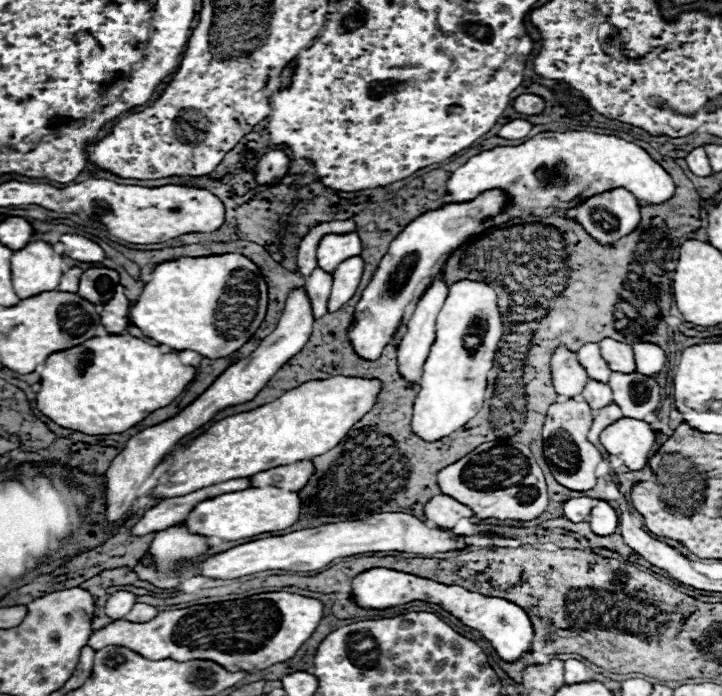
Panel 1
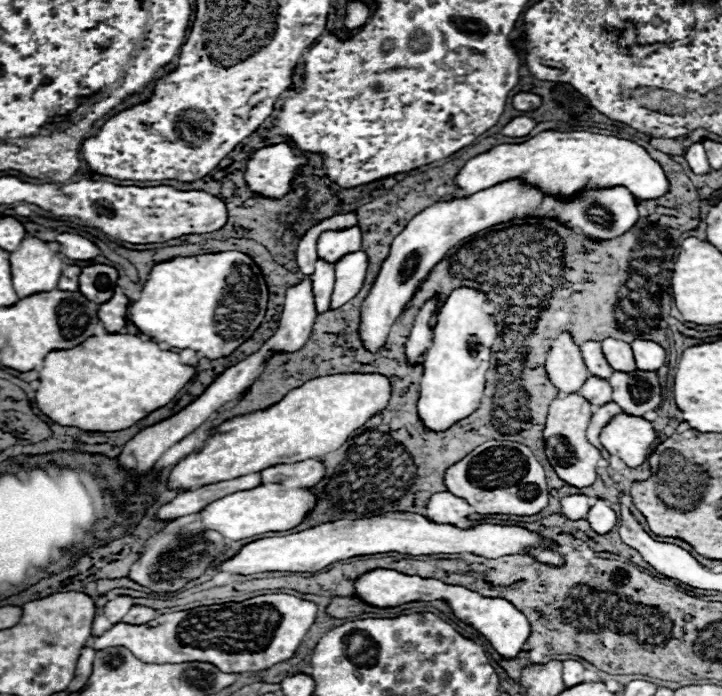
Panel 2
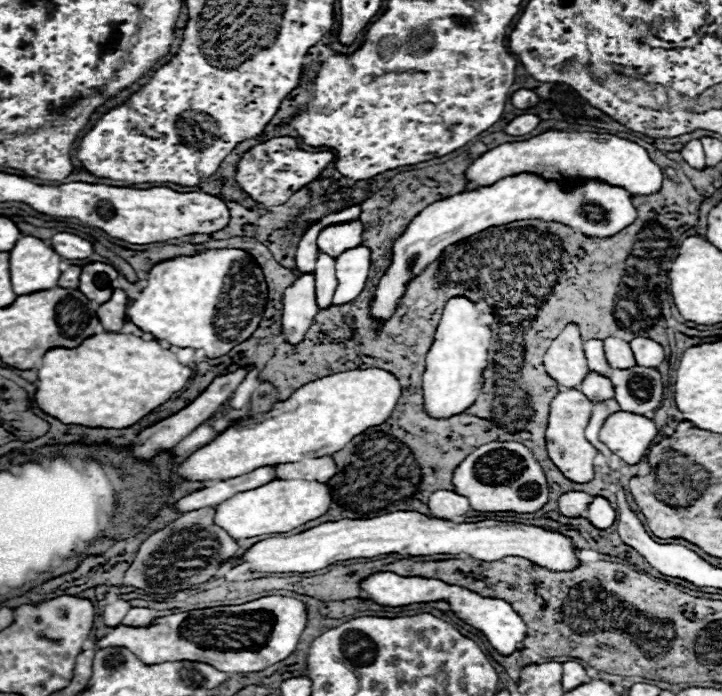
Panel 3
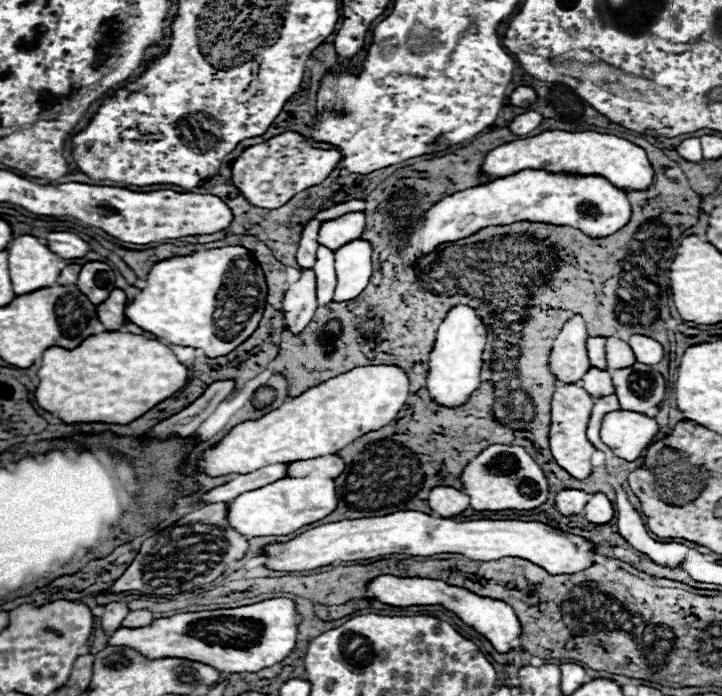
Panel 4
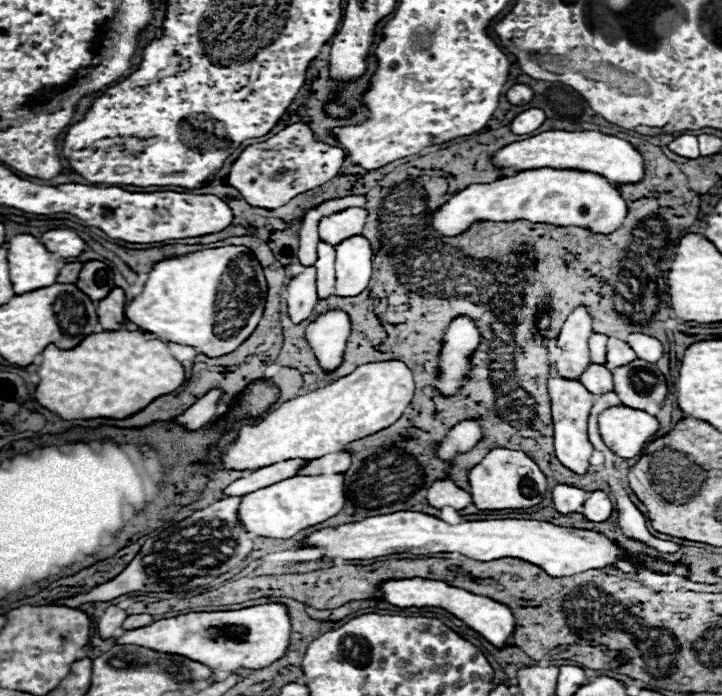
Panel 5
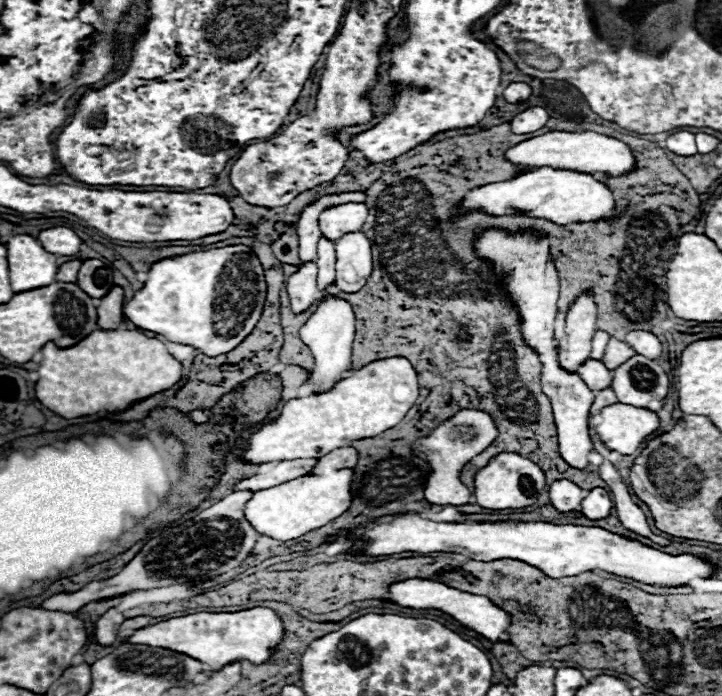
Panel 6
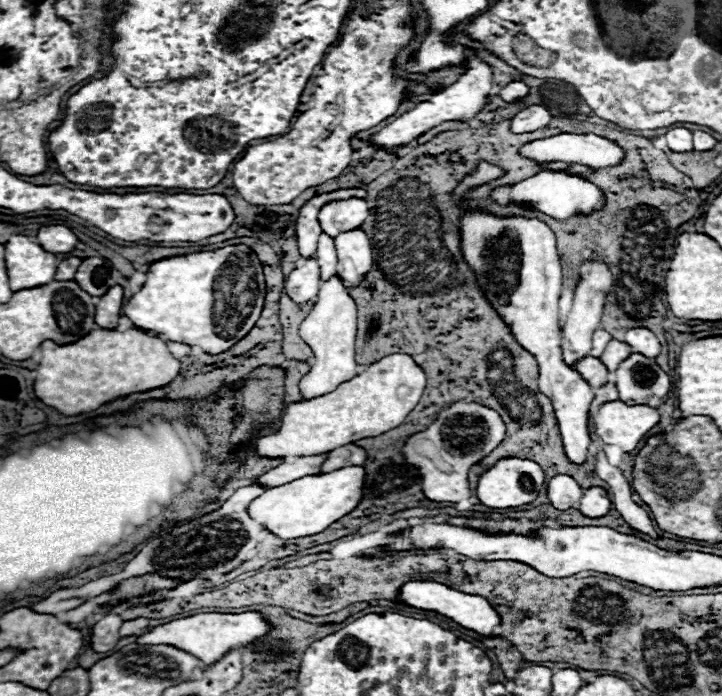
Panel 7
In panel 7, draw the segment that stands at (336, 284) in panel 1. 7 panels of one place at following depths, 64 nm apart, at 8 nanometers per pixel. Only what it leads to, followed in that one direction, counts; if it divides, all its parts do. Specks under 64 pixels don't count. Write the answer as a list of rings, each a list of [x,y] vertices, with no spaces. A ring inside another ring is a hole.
[[[348,230],[336,236],[336,252],[338,252],[338,272],[344,288],[356,288],[360,280],[372,270],[372,246],[364,230]]]

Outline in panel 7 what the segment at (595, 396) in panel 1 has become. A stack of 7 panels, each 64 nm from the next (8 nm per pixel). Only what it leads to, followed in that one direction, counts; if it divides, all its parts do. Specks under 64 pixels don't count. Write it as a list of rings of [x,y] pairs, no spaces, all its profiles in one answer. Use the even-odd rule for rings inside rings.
[[[586,356],[584,360],[576,362],[576,370],[580,372],[580,376],[584,376],[584,380],[588,380],[588,384],[592,388],[600,388],[600,384],[608,382],[608,368],[594,356]]]

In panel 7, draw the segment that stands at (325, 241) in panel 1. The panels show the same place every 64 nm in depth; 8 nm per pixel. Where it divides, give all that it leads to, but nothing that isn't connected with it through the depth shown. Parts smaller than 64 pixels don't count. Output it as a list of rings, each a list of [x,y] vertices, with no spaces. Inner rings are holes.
[[[350,198],[350,200],[326,204],[320,210],[318,220],[322,230],[328,232],[328,236],[336,238],[340,232],[348,232],[350,228],[360,228],[366,216],[368,216],[366,200]]]

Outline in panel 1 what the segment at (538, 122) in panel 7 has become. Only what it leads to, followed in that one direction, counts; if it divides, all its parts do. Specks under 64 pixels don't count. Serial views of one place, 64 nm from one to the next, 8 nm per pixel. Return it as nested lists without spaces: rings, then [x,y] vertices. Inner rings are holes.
[[[514,120],[514,122],[508,122],[504,124],[500,130],[498,130],[498,136],[500,138],[506,138],[506,140],[518,140],[518,138],[524,138],[528,136],[532,124],[528,120]]]

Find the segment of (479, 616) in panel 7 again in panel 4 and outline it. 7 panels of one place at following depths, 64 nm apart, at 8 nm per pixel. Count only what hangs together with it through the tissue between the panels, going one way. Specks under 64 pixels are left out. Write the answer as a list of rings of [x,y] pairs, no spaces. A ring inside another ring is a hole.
[[[384,574],[384,576],[376,576],[372,582],[366,584],[370,596],[382,604],[388,606],[422,606],[422,604],[442,604],[446,606],[450,612],[454,612],[460,620],[464,620],[468,626],[472,626],[474,630],[478,630],[486,640],[492,642],[492,646],[506,654],[510,650],[514,650],[518,646],[520,634],[522,634],[522,626],[520,620],[516,616],[516,612],[512,610],[512,606],[494,600],[494,598],[484,598],[478,596],[470,590],[458,588],[458,586],[448,586],[442,580],[430,580],[430,578],[400,578],[400,576],[392,576],[392,574]]]

